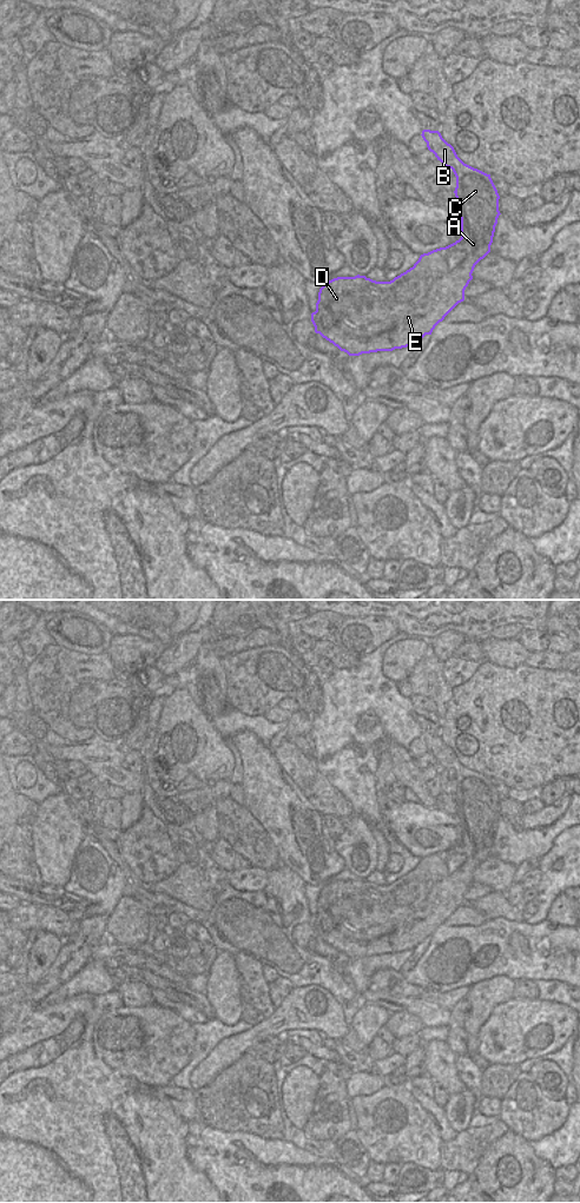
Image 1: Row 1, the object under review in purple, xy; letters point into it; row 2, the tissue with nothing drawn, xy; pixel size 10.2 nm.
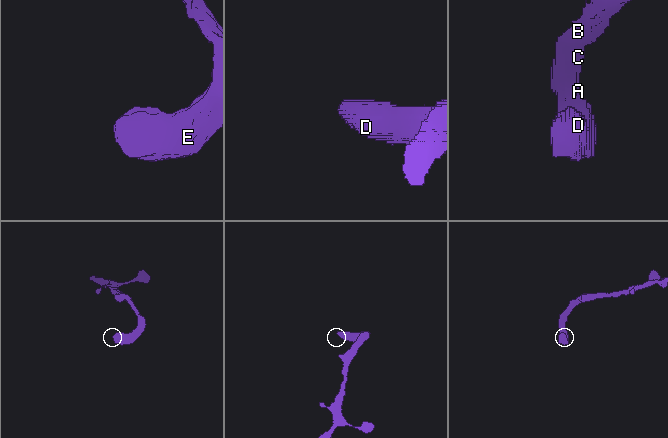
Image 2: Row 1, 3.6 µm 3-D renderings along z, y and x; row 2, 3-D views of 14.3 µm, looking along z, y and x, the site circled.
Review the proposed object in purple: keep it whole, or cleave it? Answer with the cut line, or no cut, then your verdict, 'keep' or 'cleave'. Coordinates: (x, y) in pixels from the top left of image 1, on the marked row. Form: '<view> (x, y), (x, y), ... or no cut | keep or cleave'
no cut | keep

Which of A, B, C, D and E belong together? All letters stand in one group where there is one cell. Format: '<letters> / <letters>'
A B C D E

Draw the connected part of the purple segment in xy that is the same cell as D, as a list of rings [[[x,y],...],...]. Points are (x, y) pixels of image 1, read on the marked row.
[[[423,130],[422,138],[427,147],[446,167],[453,170],[456,177],[455,197],[461,218],[461,238],[455,243],[433,250],[420,256],[413,267],[395,277],[390,282],[376,282],[365,276],[337,277],[327,282],[318,292],[316,311],[311,313],[315,332],[332,343],[349,356],[360,356],[377,351],[393,351],[407,346],[415,346],[426,335],[431,335],[435,326],[461,302],[464,290],[473,279],[475,265],[490,252],[490,245],[501,214],[499,211],[500,196],[490,178],[477,168],[464,164],[439,131]]]

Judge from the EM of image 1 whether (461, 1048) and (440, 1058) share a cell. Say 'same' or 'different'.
different

